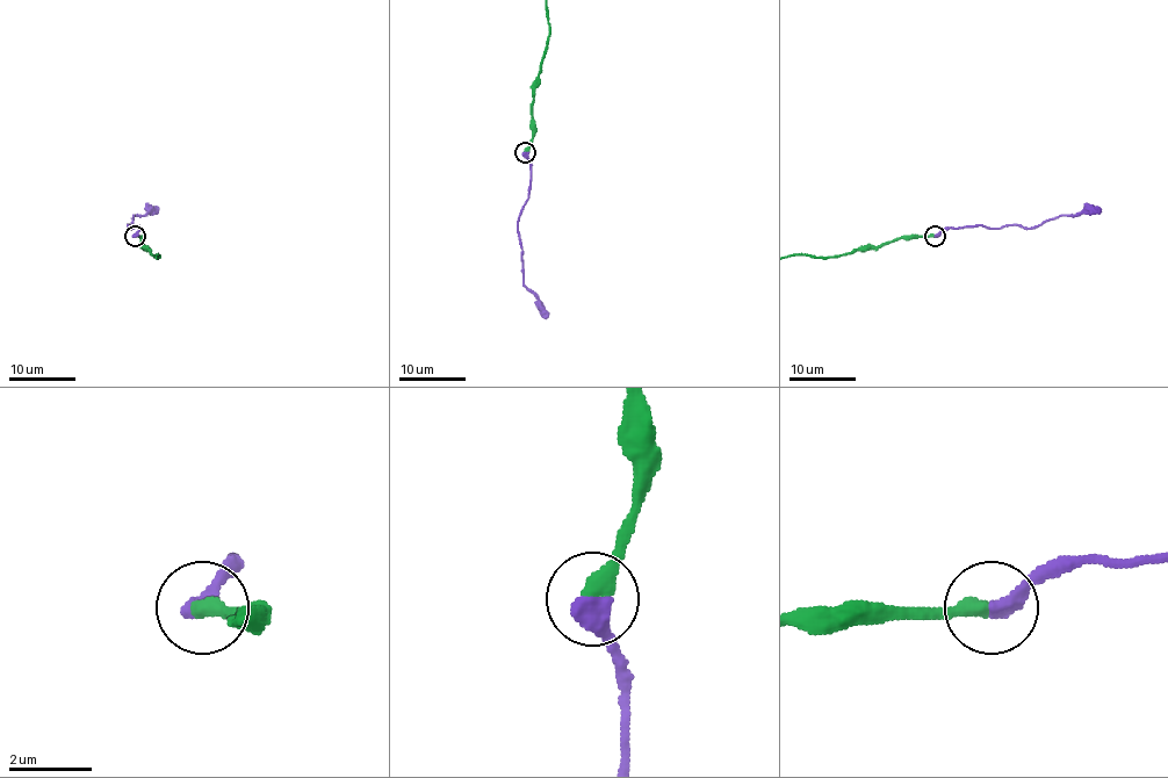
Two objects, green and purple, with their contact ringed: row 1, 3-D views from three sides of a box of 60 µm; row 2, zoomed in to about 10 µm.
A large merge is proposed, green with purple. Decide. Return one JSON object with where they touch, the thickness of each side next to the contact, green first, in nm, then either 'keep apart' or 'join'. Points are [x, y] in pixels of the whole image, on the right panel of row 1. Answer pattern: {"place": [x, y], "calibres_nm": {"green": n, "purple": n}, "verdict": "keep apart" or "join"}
{"place": [935, 236], "calibres_nm": {"green": 440, "purple": 480}, "verdict": "join"}

